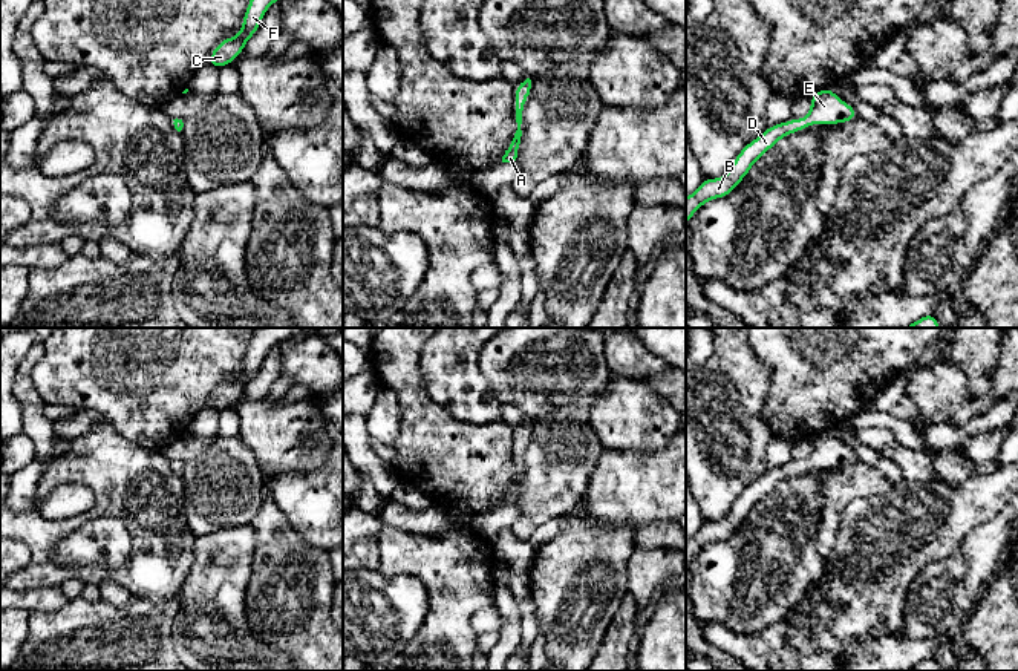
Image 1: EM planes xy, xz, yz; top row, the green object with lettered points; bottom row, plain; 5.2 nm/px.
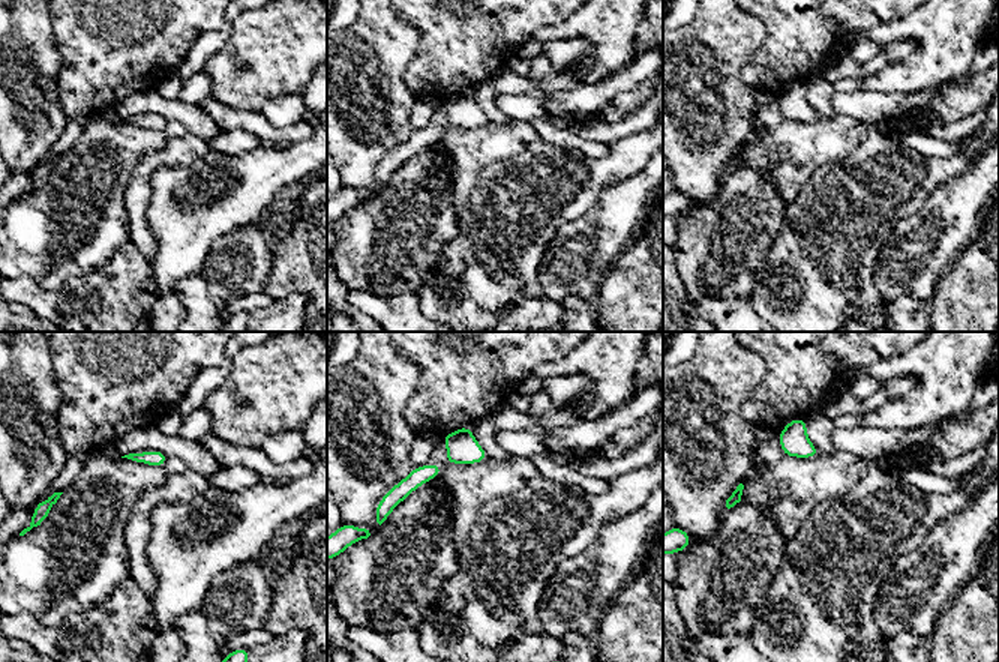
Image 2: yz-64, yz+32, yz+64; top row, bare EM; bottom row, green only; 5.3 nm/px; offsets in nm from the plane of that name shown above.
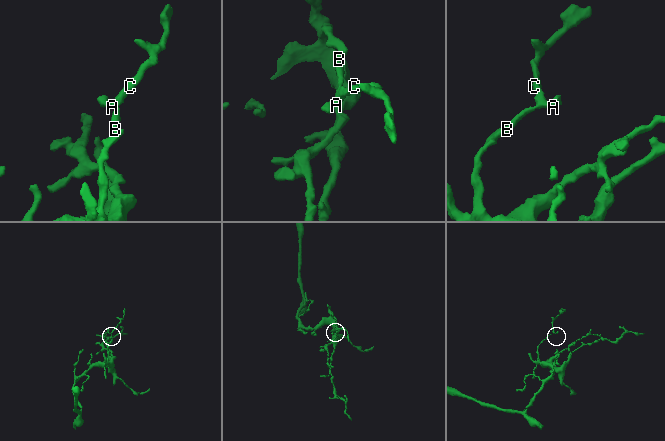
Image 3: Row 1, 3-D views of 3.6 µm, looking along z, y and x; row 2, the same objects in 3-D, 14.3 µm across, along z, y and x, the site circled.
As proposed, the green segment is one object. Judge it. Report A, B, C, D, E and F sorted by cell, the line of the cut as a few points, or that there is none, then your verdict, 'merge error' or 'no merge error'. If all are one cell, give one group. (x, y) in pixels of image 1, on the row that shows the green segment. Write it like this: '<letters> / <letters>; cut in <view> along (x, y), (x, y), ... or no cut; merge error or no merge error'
A B C D E F; no cut; no merge error

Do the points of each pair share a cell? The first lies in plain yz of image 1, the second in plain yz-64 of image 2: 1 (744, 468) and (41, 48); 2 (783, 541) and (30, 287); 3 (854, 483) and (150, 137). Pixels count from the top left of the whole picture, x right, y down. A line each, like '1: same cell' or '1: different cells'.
1: same cell
2: different cells
3: different cells

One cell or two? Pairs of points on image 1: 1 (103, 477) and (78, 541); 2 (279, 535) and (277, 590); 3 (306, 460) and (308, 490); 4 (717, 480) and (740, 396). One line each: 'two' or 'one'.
1: two
2: one
3: two
4: one

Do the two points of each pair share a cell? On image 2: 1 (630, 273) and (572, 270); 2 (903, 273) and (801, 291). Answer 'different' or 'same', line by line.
1: different
2: different

